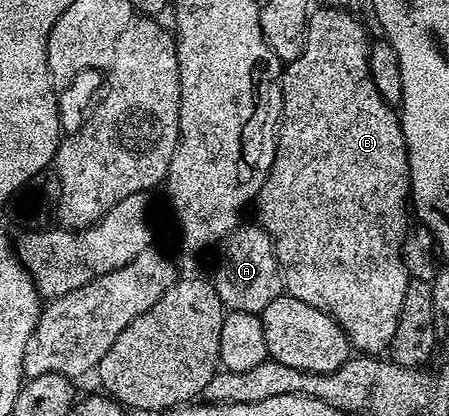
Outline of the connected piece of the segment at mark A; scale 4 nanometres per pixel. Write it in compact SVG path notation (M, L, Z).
M240 224L218 243L213 281L219 299L228 311L262 315L264 308L283 290L283 276L275 255L275 242L262 225Z

